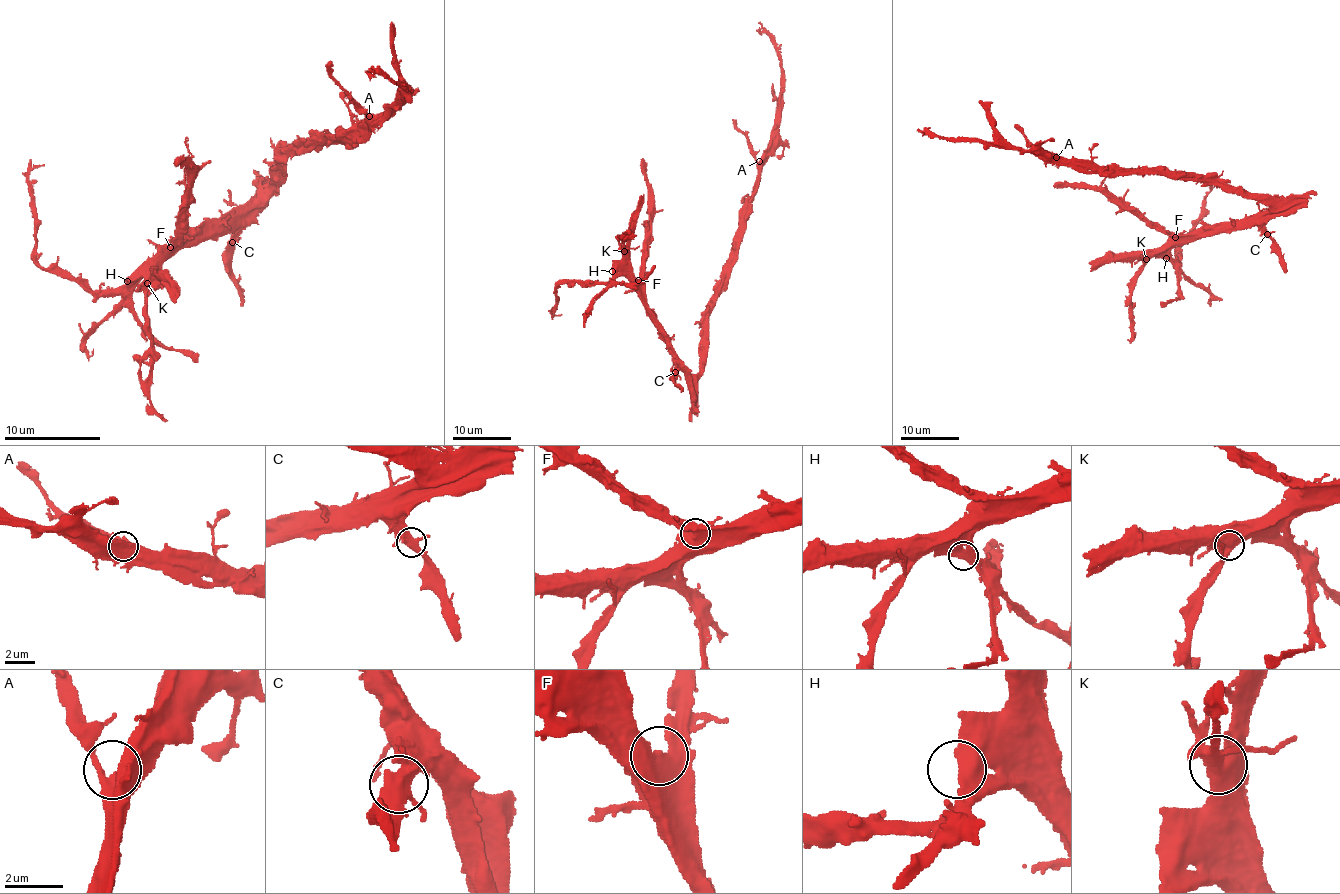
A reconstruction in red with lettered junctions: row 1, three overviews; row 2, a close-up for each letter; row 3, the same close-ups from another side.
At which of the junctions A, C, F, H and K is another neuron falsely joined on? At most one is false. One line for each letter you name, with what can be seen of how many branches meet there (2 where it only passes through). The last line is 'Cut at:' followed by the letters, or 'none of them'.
Cut at: none of them

